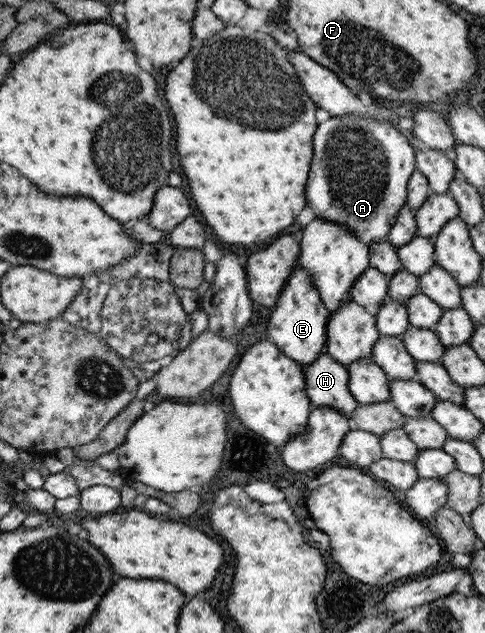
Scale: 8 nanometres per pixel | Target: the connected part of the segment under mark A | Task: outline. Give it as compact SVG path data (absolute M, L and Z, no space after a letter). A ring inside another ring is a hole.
M355 114L330 116L324 124L317 124L313 133L313 160L305 188L307 208L313 212L314 218L335 222L345 230L351 230L359 242L369 247L371 242L386 240L399 208L406 204L407 180L415 169L414 149L393 124Z

